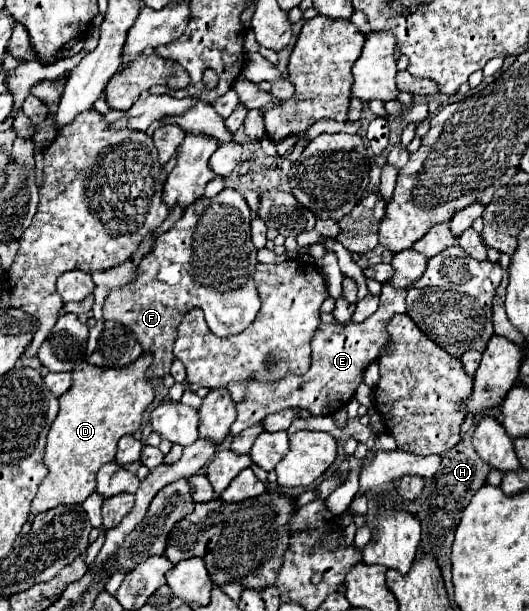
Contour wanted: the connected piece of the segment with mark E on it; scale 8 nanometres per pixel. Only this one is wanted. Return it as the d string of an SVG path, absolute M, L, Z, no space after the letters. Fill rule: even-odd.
M384 283L380 293L380 307L376 315L368 317L362 323L320 323L318 331L312 339L312 367L304 375L288 375L278 383L248 383L248 399L238 403L238 417L230 429L230 435L238 435L240 431L260 423L266 415L276 413L280 409L306 409L312 415L332 415L340 407L344 407L356 393L362 383L364 371L370 363L374 363L380 353L390 345L386 325L392 321L392 315L406 313L406 289L396 289L390 283Z

